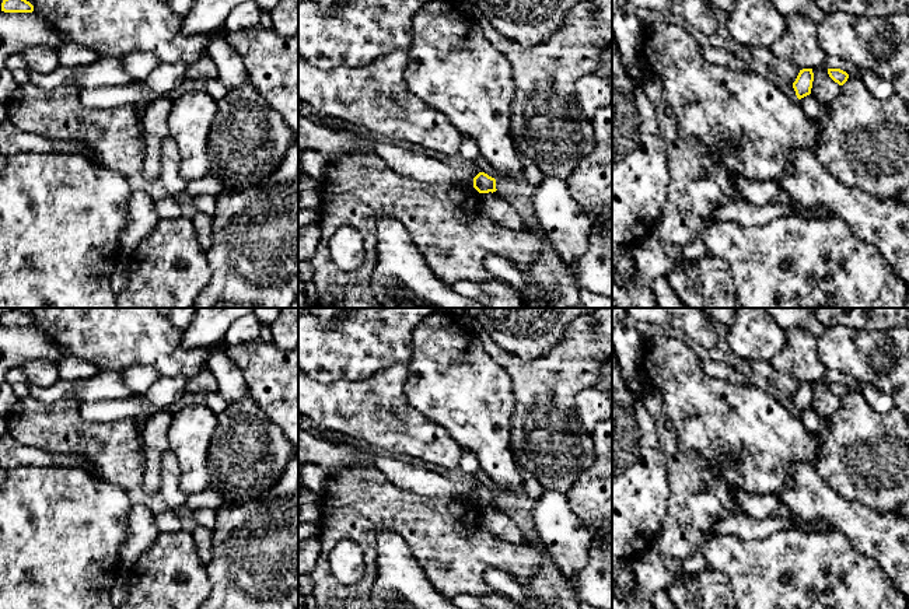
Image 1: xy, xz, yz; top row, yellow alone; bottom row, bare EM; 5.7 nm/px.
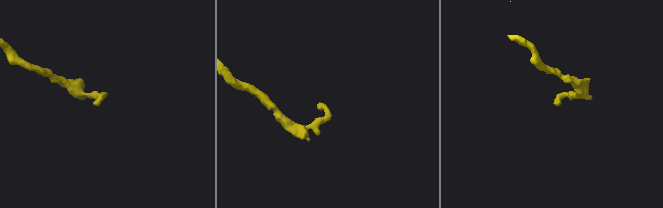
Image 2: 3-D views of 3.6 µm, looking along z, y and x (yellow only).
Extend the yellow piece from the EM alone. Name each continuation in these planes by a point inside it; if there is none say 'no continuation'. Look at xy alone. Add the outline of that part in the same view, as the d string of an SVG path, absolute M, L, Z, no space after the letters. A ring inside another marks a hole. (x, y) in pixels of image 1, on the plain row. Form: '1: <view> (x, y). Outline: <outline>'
no continuation

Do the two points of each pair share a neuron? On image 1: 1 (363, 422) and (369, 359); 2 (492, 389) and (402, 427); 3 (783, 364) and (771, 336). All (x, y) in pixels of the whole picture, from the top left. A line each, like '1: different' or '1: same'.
1: different
2: different
3: different

